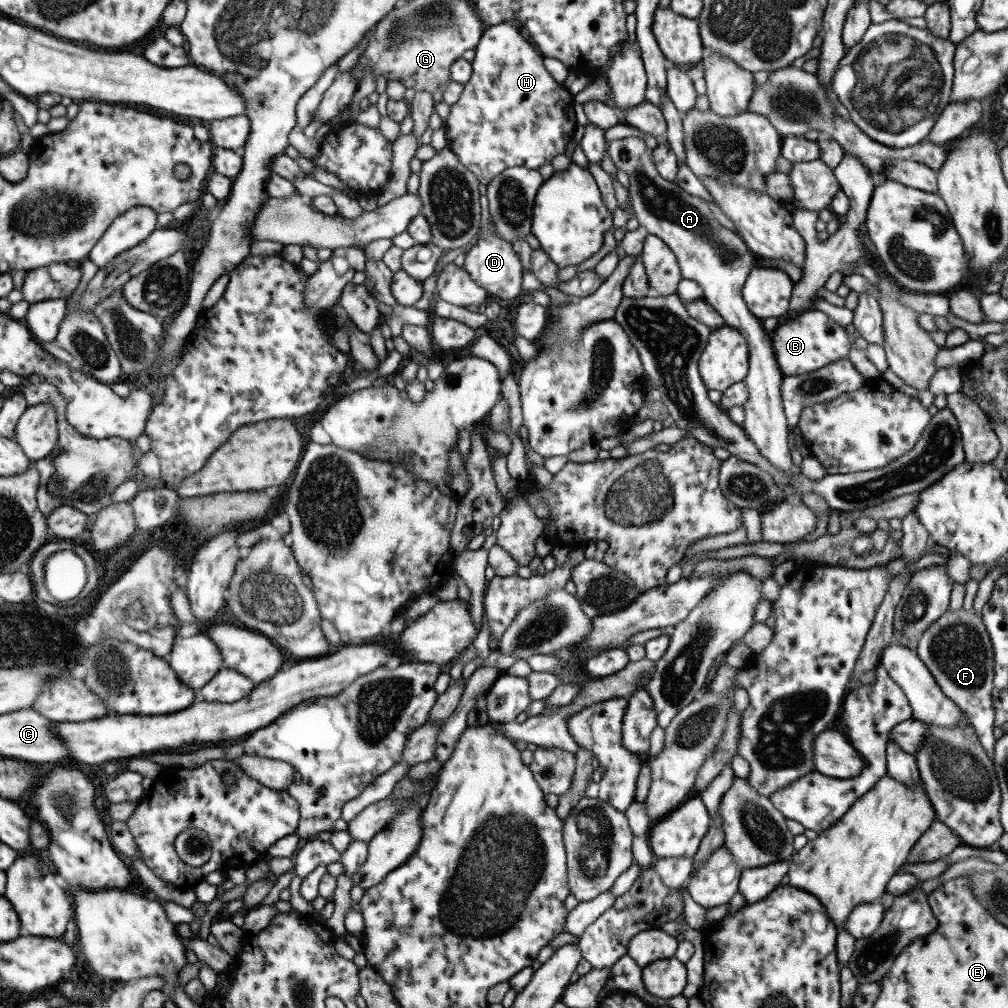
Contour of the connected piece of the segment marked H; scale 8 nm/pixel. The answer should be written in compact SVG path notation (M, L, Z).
M509 22L489 26L481 34L474 51L475 56L469 63L469 81L462 86L459 99L449 105L449 114L440 131L445 134L449 152L455 154L459 164L465 166L479 183L487 186L503 170L513 166L537 170L549 164L553 157L565 154L565 144L576 126L574 96L547 73L542 64L543 57L521 36L520 30Z

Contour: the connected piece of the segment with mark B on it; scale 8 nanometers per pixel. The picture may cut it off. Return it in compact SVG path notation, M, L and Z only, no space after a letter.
M811 308L794 314L791 318L780 319L769 338L781 374L797 376L810 373L830 362L847 357L849 338L853 336L847 334L845 329L823 312Z

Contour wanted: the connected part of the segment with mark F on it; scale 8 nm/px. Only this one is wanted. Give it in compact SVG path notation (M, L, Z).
M962 608L946 610L935 622L928 626L927 630L923 630L923 635L919 637L915 650L918 659L927 667L940 691L948 699L951 699L959 707L959 710L966 714L970 726L977 735L979 744L983 747L985 754L992 758L995 742L992 733L994 710L990 699L994 671L992 667L993 650L986 628L980 619L980 614L977 614L972 608L969 610Z

